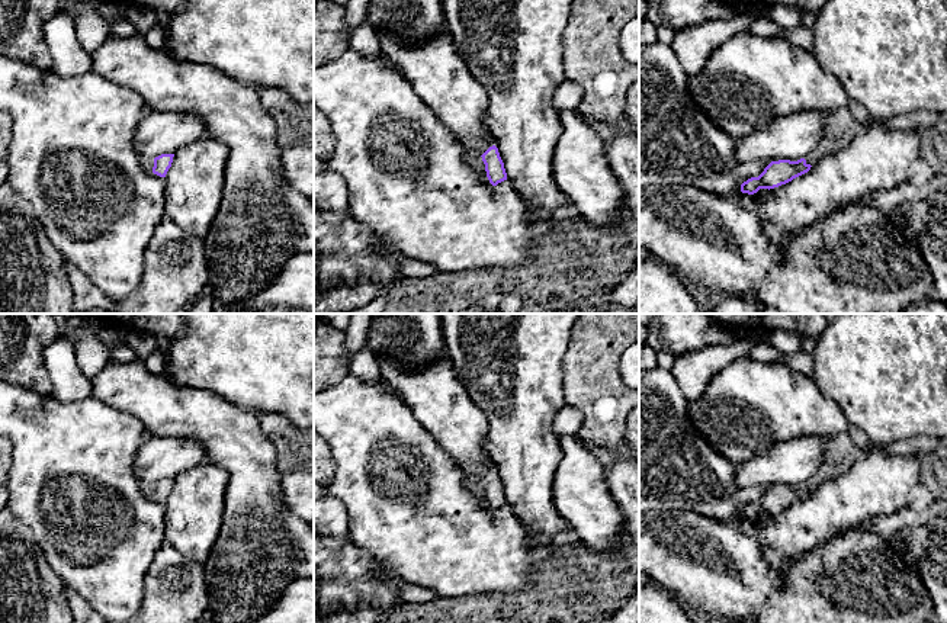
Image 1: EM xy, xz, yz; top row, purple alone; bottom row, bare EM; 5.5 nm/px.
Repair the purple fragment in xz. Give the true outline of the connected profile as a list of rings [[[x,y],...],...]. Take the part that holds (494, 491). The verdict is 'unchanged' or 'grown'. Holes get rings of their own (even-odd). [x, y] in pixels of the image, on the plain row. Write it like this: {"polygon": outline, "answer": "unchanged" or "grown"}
{"polygon": [[[495,471],[489,472],[482,481],[465,478],[463,485],[479,501],[487,501],[492,511],[507,505],[504,488]]], "answer": "grown"}

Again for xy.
{"polygon": [[[161,479],[155,484],[148,481],[139,481],[139,486],[147,497],[153,497],[160,502],[166,502],[168,494],[171,492],[173,482],[174,479]]], "answer": "grown"}

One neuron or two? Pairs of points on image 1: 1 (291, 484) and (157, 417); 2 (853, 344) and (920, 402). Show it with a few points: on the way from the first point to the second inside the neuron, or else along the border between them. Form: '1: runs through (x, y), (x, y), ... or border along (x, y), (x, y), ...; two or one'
1: border along (279, 475), (283, 503), (289, 511); two
2: runs through (869, 357), (873, 357), (904, 388); one

